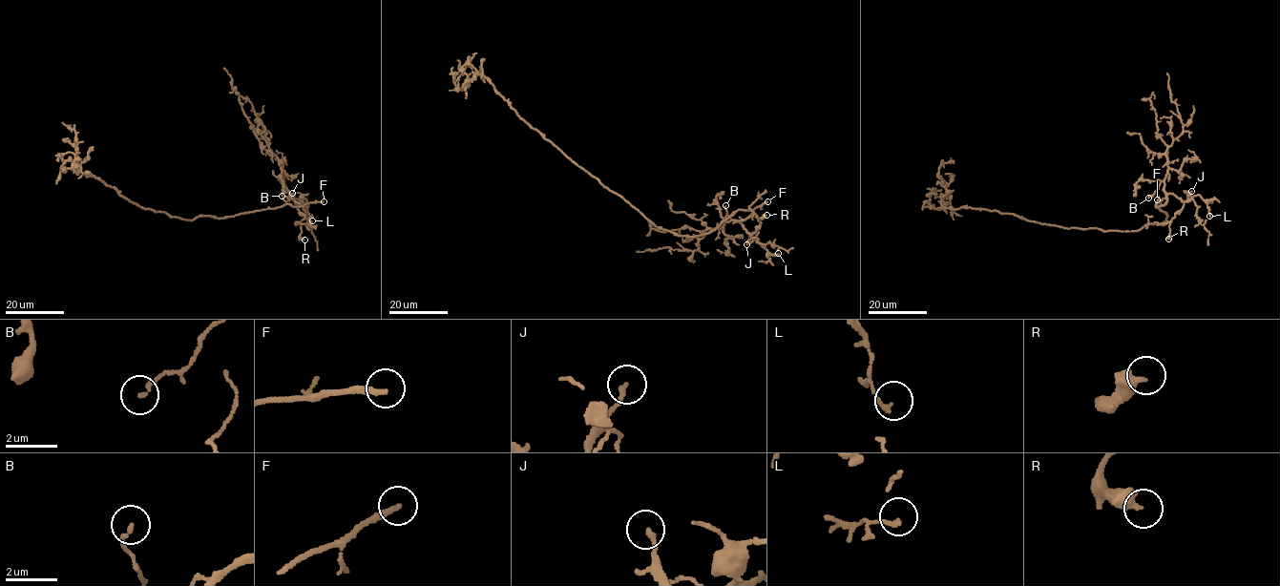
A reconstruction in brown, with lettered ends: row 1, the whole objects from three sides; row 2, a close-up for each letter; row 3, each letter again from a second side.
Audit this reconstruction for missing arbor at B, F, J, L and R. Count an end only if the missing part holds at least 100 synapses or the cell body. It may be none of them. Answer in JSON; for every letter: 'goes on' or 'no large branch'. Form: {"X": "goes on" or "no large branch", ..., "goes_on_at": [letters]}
{"B": "no large branch", "F": "goes on", "J": "no large branch", "L": "no large branch", "R": "no large branch", "goes_on_at": ["F"]}

